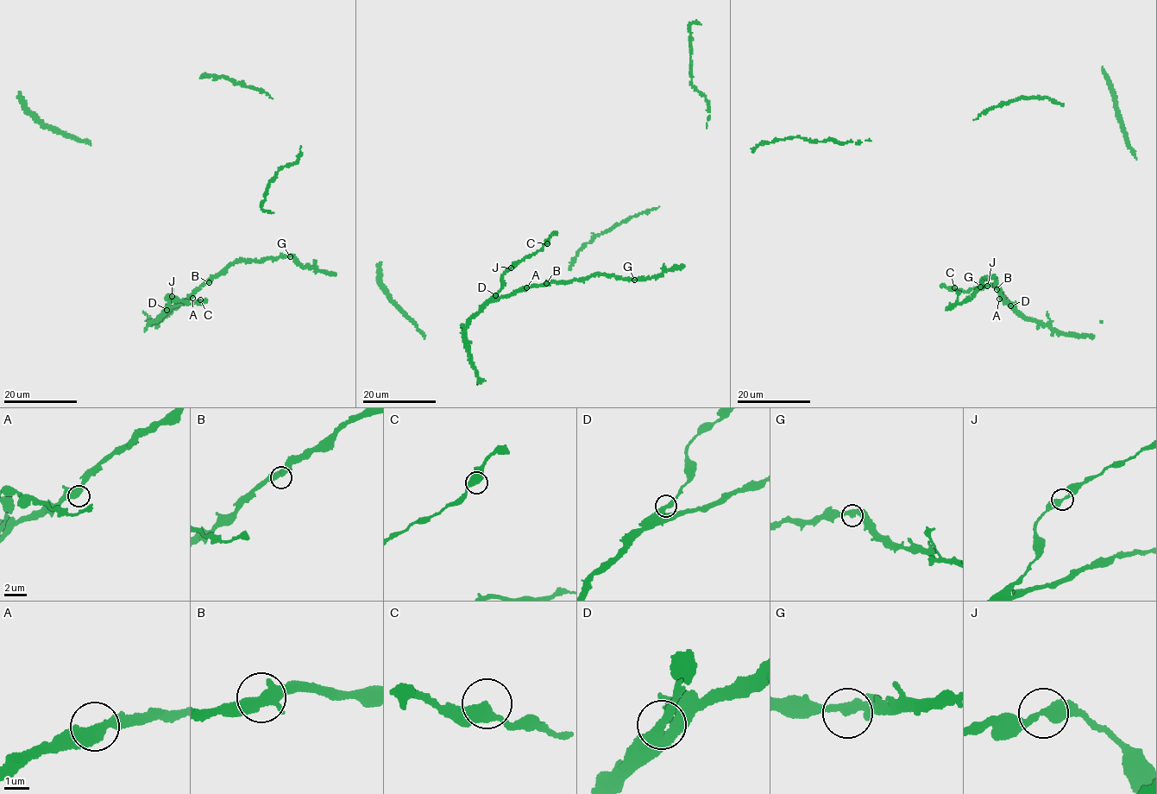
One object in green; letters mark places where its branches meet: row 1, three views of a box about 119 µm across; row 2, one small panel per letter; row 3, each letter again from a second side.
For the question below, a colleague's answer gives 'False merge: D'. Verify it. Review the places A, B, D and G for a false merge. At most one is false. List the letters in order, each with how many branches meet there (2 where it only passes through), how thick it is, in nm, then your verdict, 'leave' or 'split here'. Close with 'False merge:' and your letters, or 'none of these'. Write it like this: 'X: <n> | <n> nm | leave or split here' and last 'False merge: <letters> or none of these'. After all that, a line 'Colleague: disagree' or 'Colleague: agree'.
A: 2 | 500 nm | leave
B: 2 | 460 nm | leave
D: 2 | 400 nm | split here
G: 2 | 400 nm | leave
False merge: D
Colleague: agree

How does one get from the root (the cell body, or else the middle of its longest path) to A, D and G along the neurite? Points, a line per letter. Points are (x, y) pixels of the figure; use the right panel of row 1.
A: (996, 287), (999, 299)
D: (996, 287), (1002, 299), (1010, 305)
G: (996, 287), (994, 277), (984, 278), (980, 286)

